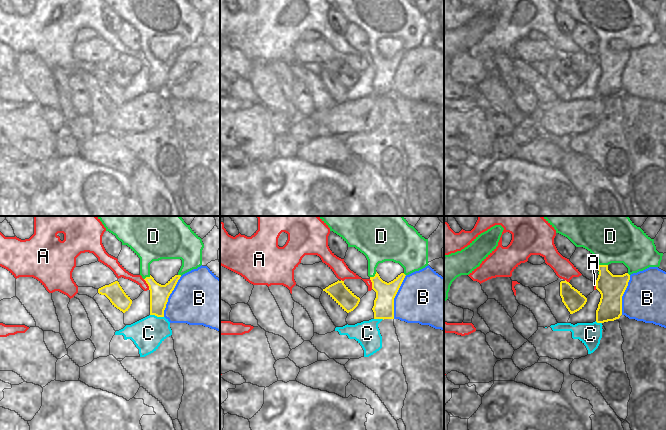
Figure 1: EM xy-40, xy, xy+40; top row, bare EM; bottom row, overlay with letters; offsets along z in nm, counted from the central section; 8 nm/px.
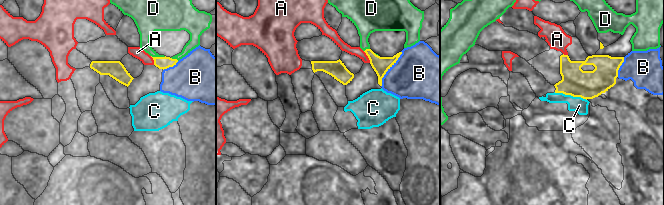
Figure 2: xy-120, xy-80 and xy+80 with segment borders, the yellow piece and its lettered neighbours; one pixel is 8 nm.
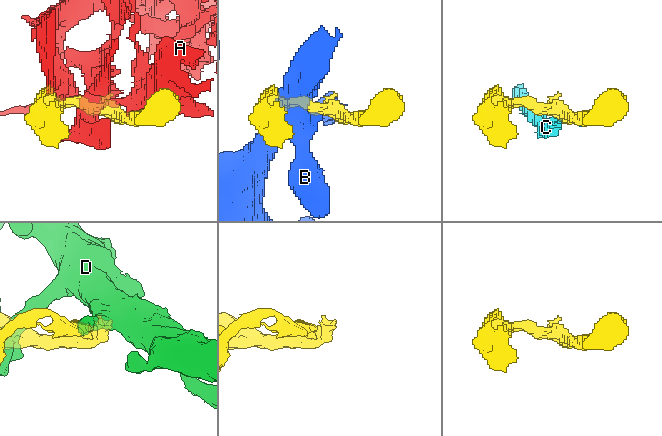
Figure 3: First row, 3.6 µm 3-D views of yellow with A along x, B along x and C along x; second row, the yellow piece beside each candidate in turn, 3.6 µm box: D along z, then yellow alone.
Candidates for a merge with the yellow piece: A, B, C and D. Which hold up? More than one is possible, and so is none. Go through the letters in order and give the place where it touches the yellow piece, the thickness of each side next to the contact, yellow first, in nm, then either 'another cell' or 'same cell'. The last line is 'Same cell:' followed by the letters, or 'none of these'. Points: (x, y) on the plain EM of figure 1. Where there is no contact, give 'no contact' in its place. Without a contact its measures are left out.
A: meets yellow in xy-40 at (147, 59); 160 nm thick on the yellow side, 90 nm on the other; another cell
B: meets yellow in xy at (394, 73); 170 nm thick on the yellow side, 440 nm on the other; another cell
C: meets yellow in xy-40 at (157, 92); 160 nm thick on the yellow side, 260 nm on the other; same cell
D: meets yellow in xy+40 at (603, 41); 200 nm thick on the yellow side, 320 nm on the other; another cell
Same cell: C

